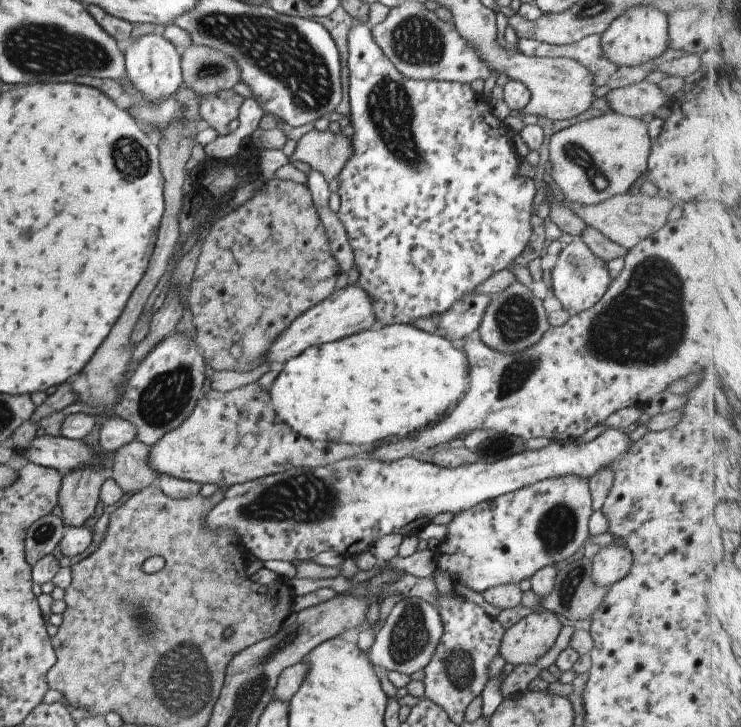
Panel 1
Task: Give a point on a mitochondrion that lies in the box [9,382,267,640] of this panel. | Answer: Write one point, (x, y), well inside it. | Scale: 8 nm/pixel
(42, 533)

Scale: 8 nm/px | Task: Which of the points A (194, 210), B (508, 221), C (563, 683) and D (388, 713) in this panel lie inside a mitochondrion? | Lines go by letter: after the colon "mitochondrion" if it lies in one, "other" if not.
A: other
B: other
C: other
D: other

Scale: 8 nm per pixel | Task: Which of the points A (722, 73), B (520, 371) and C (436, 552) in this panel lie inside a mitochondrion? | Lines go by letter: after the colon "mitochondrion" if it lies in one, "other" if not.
A: other
B: mitochondrion
C: other

